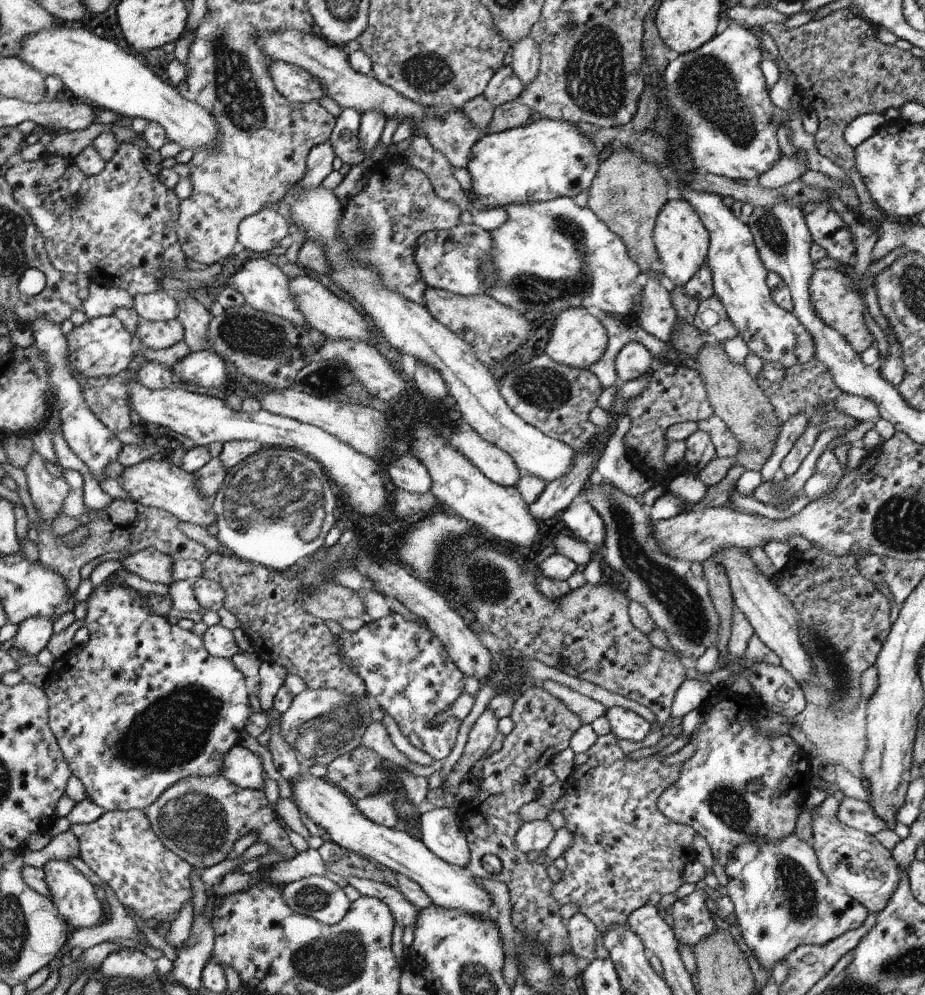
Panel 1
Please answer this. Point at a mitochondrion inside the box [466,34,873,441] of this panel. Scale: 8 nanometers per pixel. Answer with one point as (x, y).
(706, 85)

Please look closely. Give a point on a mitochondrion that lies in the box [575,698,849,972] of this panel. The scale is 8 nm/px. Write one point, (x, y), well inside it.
(800, 889)

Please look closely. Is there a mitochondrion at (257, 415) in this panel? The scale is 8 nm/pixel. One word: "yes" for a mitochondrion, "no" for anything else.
no

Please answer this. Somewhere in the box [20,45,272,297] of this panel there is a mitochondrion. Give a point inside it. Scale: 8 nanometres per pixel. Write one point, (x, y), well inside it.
(77, 200)

